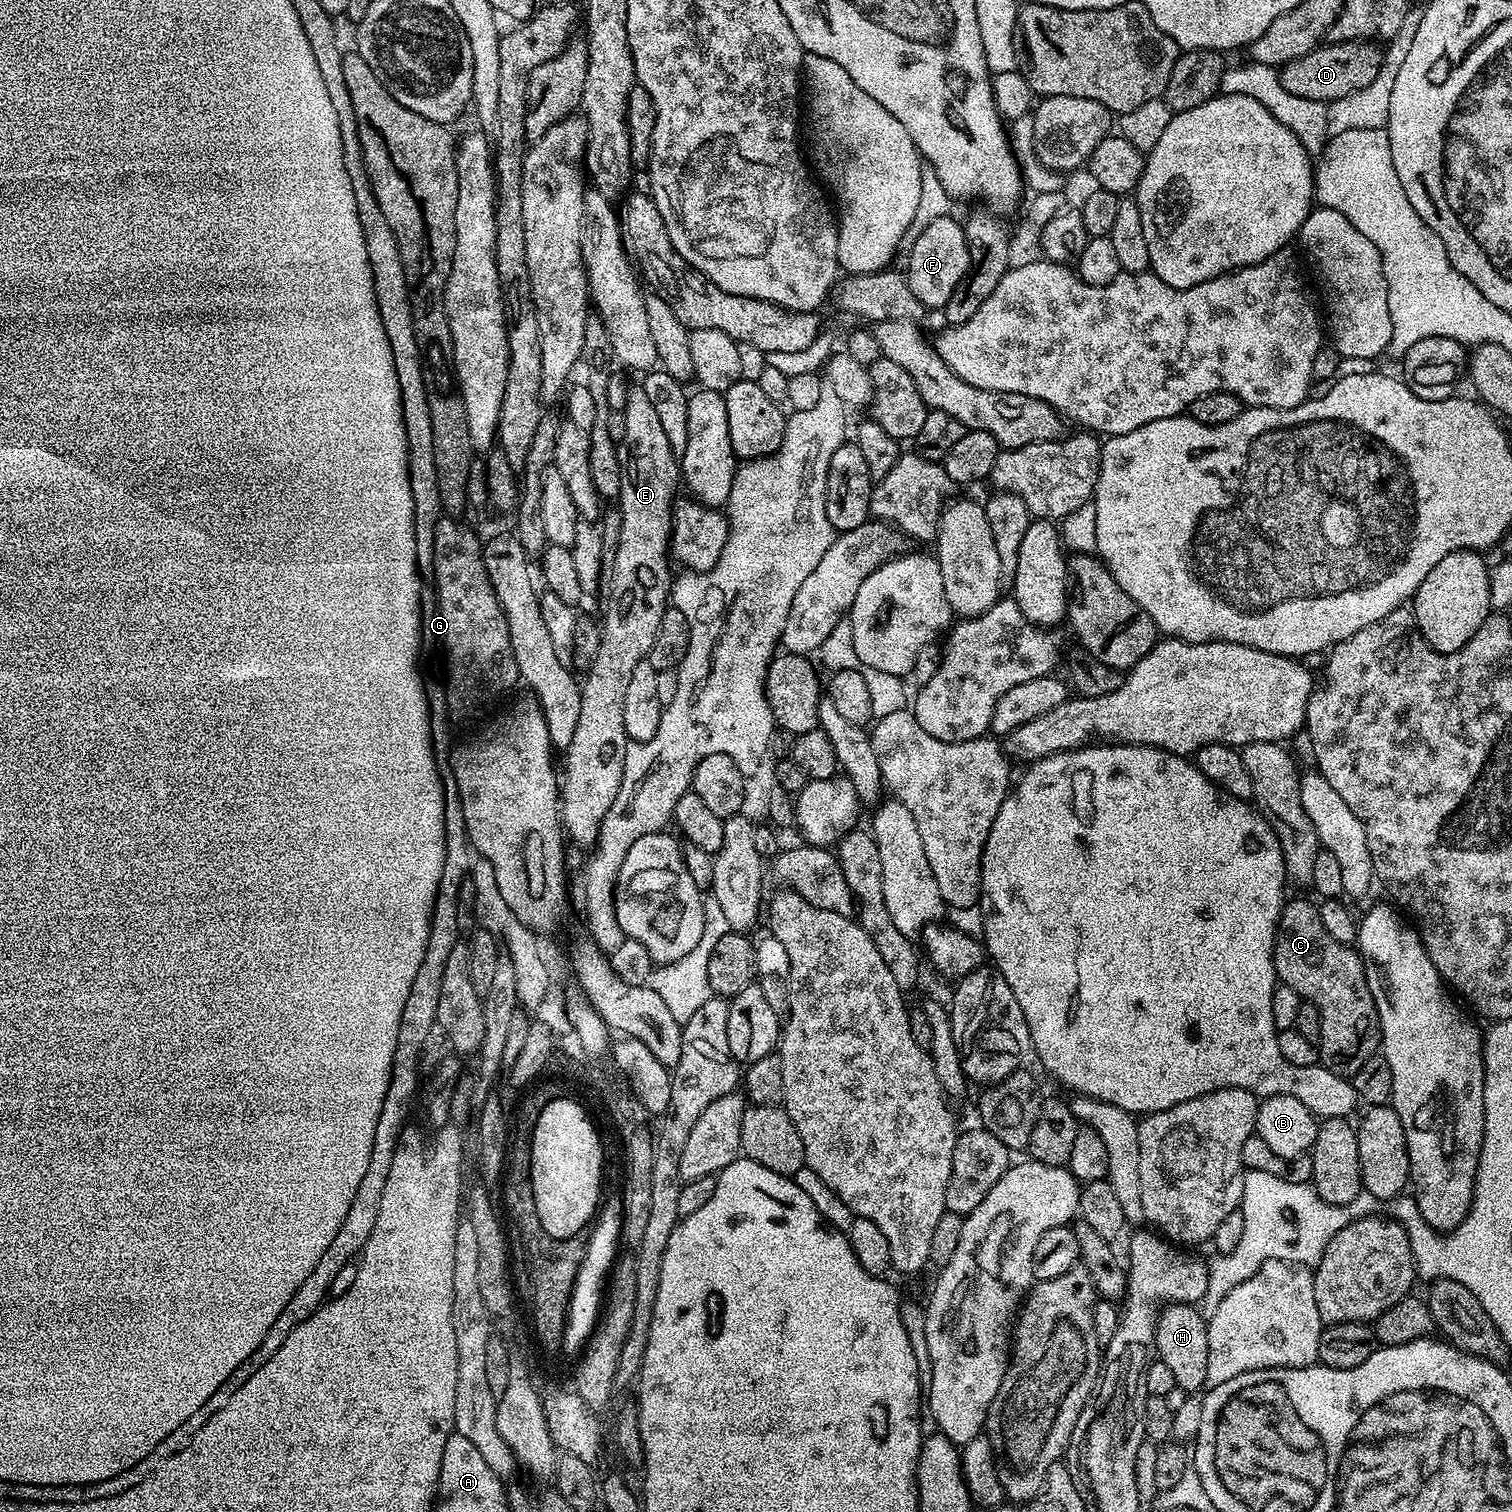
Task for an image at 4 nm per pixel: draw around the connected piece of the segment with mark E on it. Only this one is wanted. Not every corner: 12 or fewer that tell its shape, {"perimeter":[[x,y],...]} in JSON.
{"perimeter":[[627,393],[620,541],[563,753],[584,850],[622,796],[622,701],[669,607],[678,456]]}

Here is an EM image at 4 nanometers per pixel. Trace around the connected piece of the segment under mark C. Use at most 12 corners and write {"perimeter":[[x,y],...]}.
{"perimeter":[[1289,899],[1276,979],[1322,1018],[1318,1060],[1350,1078],[1382,1044],[1365,961]]}

